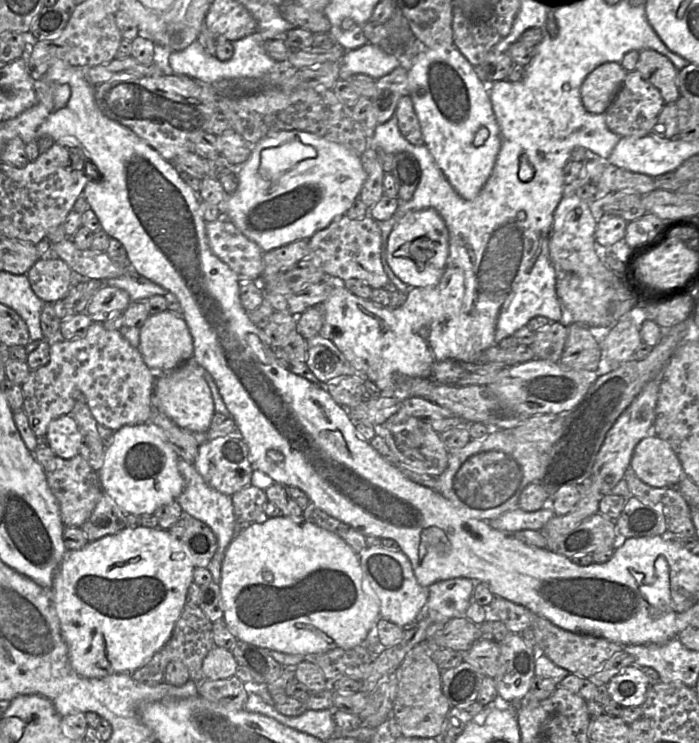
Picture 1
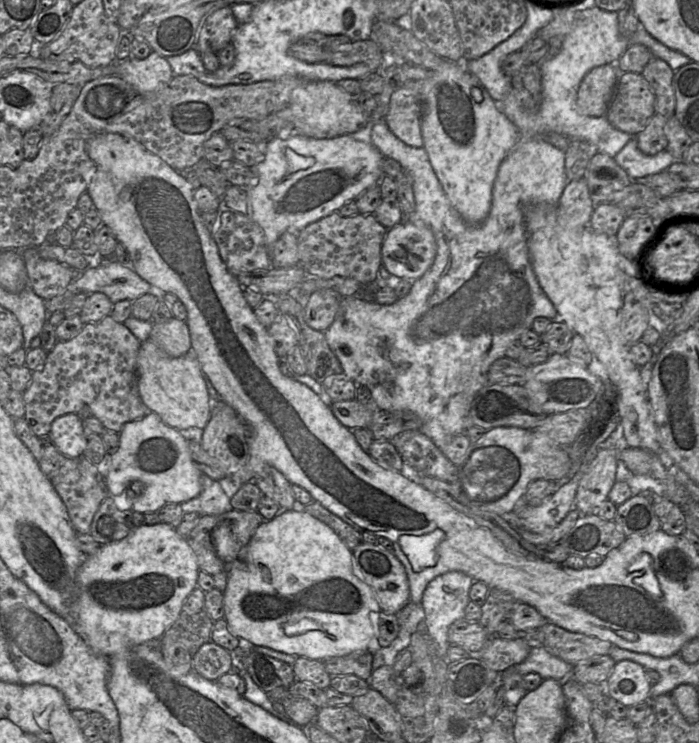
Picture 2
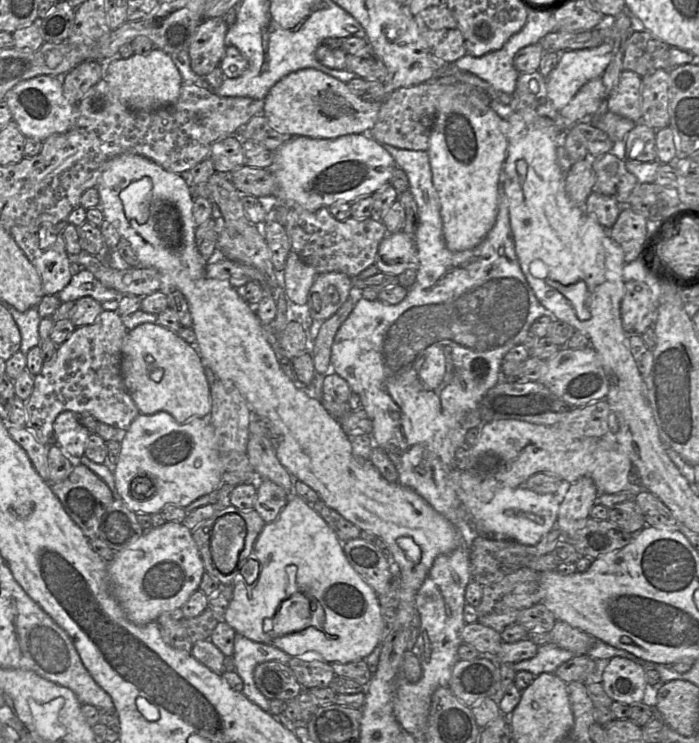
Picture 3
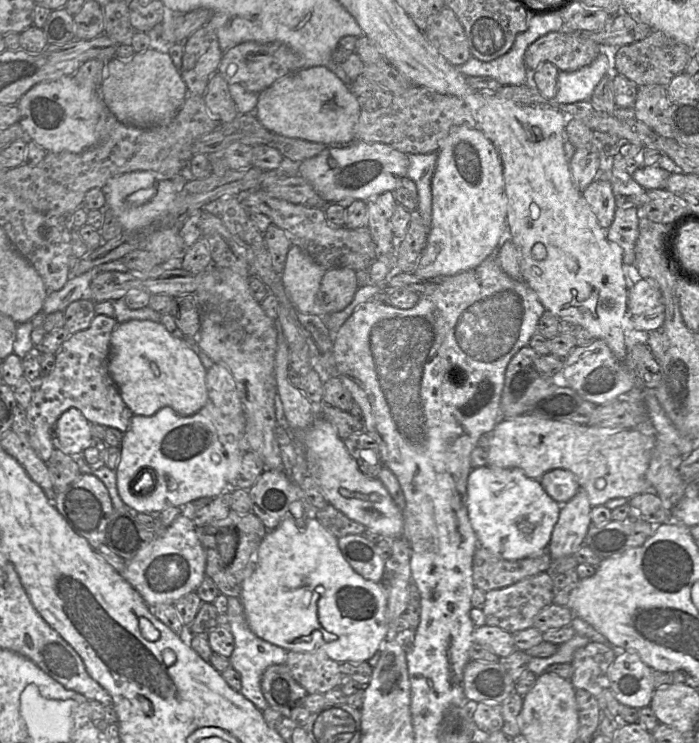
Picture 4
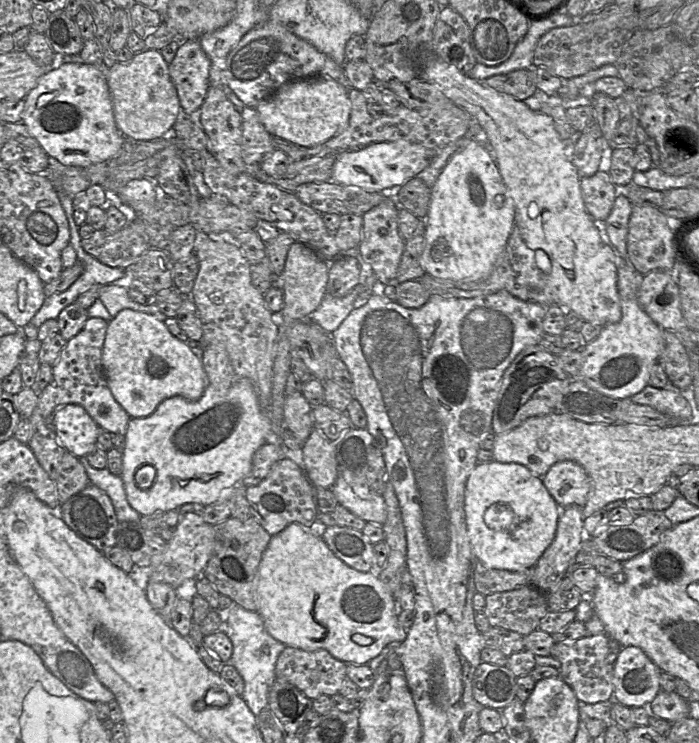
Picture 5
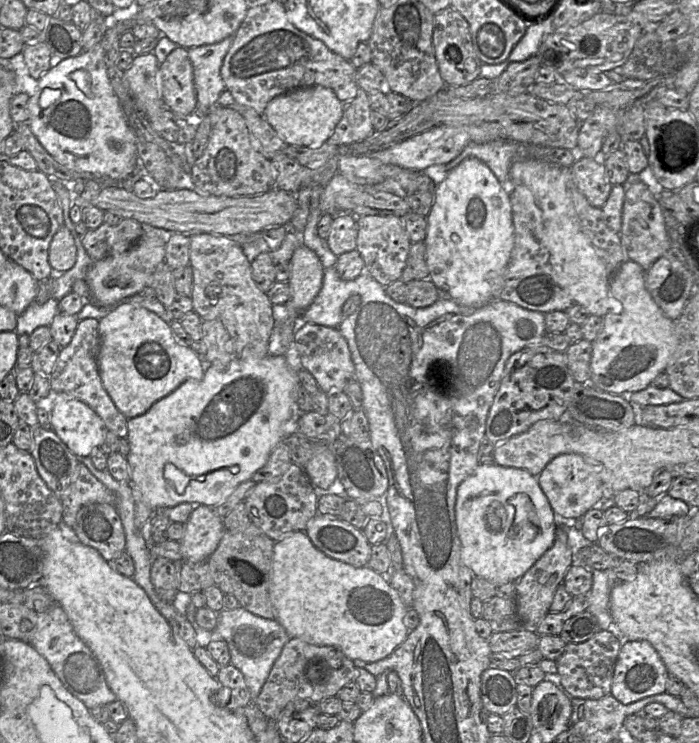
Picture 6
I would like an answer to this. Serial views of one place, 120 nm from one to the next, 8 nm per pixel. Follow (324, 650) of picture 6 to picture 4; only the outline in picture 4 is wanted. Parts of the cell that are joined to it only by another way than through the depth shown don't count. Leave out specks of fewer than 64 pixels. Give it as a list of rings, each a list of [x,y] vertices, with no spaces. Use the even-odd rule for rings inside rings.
[[[322,650],[288,651],[285,665],[308,694],[325,694],[337,688],[343,677],[340,663],[330,659]]]

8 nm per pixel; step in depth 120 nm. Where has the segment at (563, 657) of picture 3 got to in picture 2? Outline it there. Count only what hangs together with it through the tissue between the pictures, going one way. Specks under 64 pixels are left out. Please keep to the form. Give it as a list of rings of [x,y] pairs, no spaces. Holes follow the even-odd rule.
[[[544,646],[531,648],[526,660],[514,666],[513,671],[524,676],[537,673],[544,679],[563,682],[573,671],[573,665],[549,653]]]

